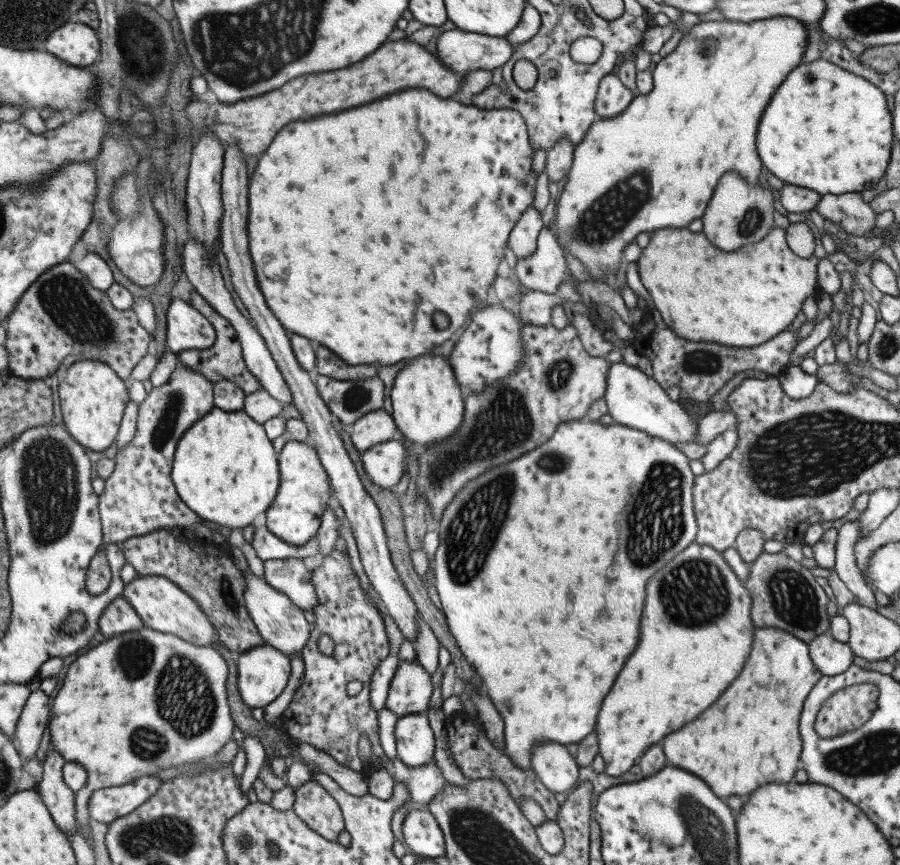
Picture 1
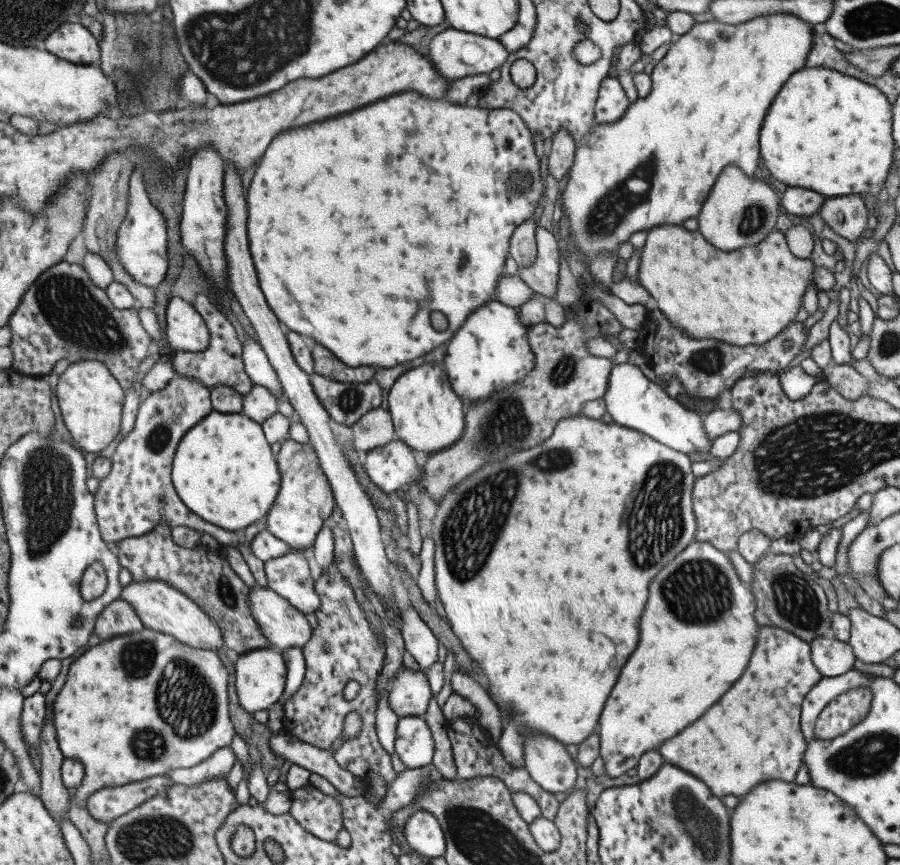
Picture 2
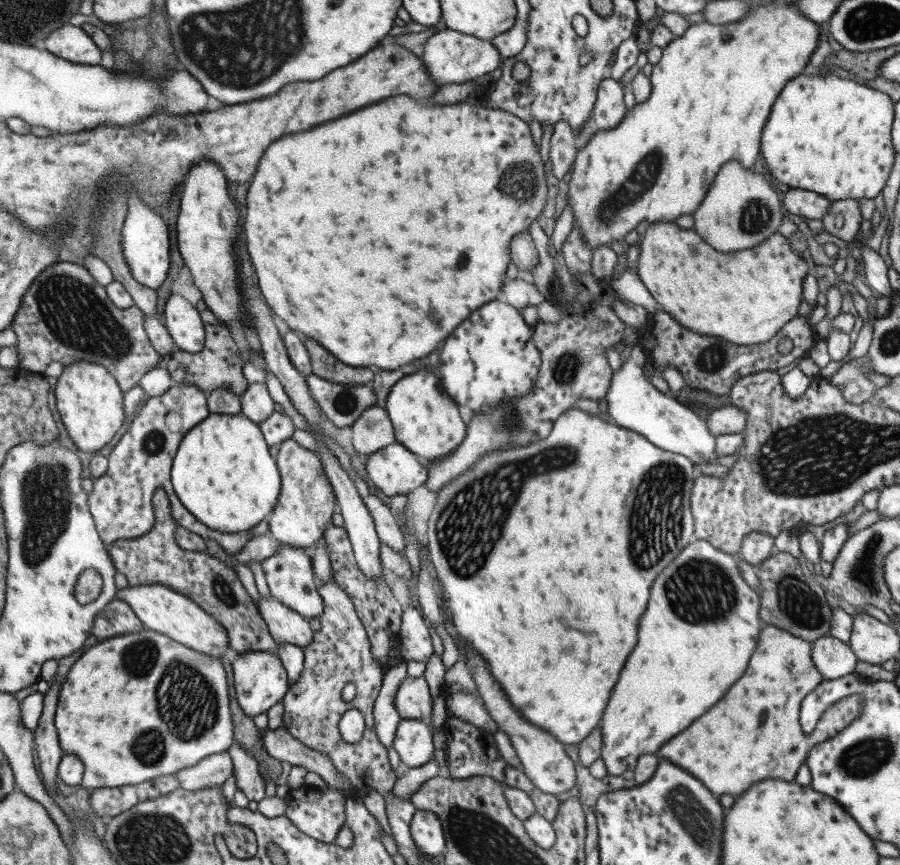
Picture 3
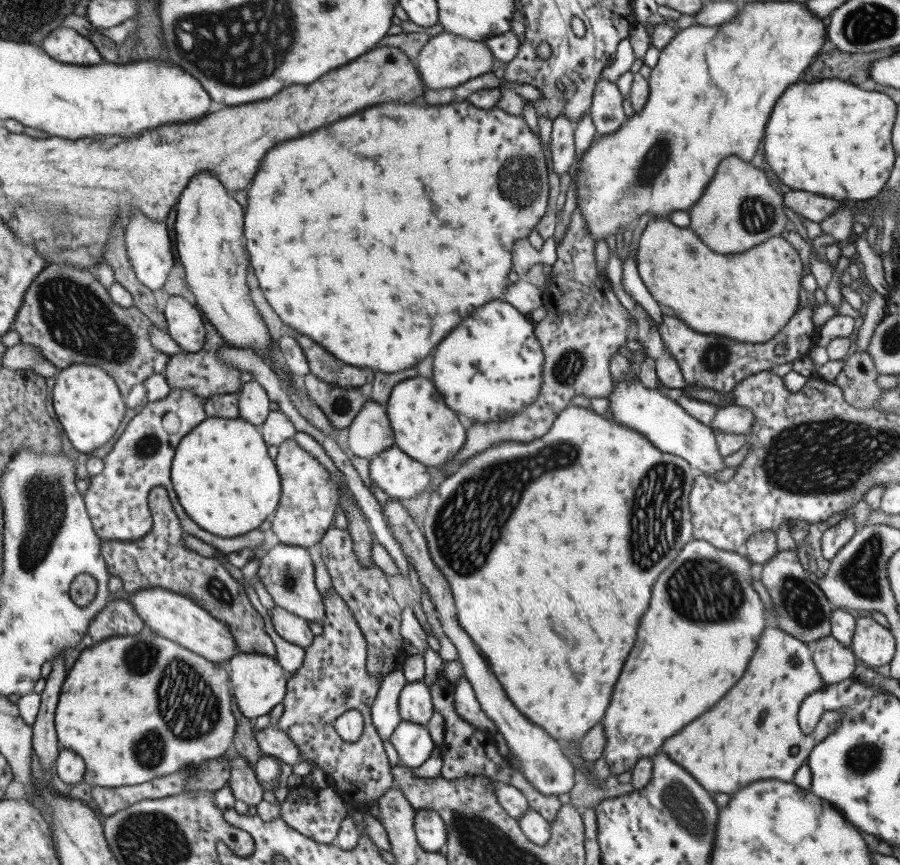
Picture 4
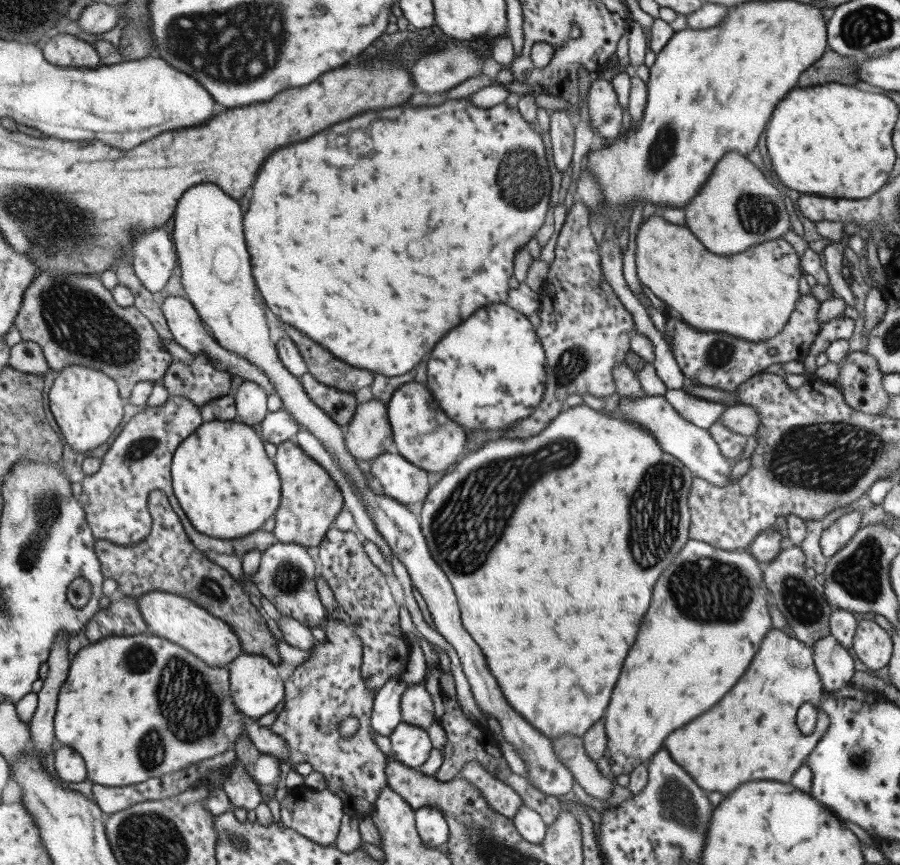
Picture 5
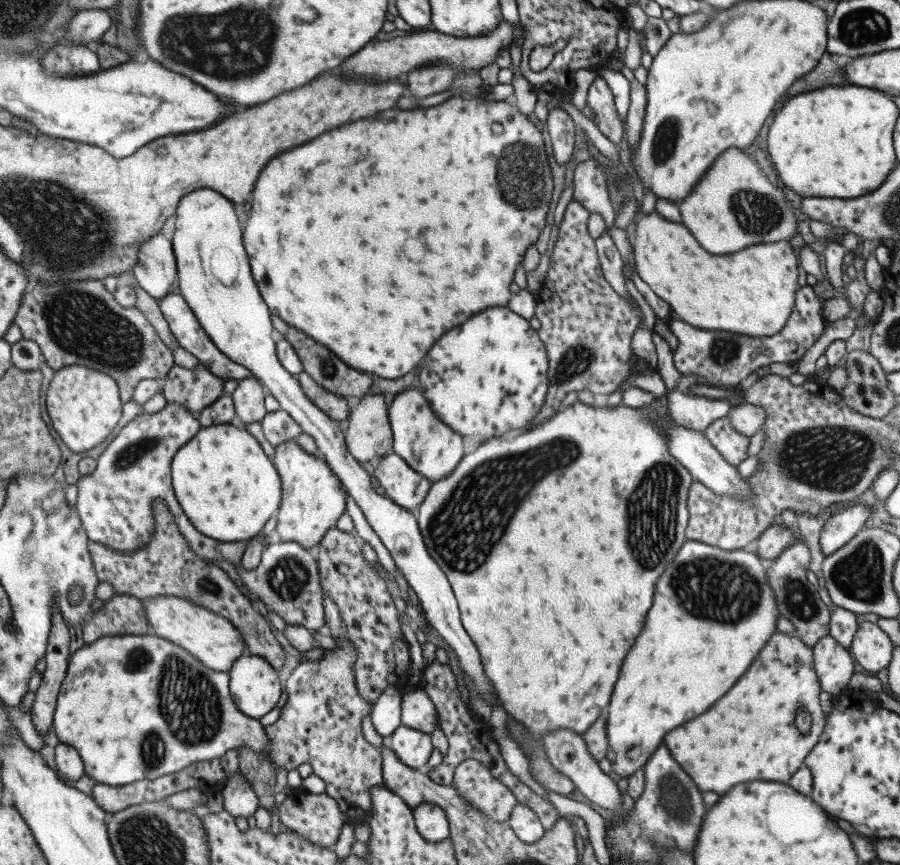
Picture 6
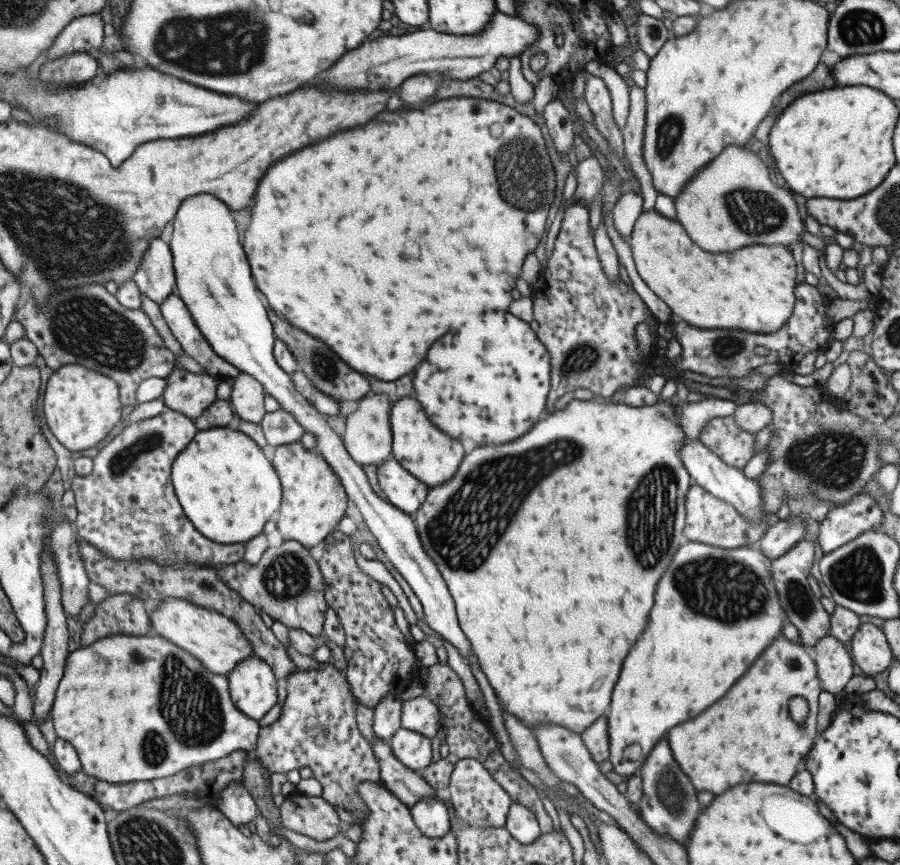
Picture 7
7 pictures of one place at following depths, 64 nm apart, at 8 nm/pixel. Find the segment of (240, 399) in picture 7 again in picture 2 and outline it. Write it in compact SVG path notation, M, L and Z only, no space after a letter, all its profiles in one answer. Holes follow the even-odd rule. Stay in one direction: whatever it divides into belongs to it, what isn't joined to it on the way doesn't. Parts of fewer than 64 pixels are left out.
M253 385L247 394L242 395L240 410L247 418L261 424L277 411L279 400L267 388Z

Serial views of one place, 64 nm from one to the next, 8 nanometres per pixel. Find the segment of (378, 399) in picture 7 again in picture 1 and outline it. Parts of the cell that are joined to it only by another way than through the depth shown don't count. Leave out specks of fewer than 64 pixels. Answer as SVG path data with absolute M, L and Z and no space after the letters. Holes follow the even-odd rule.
M383 409L364 414L350 425L350 441L360 452L367 450L375 443L395 438L396 434L396 426L391 415Z

